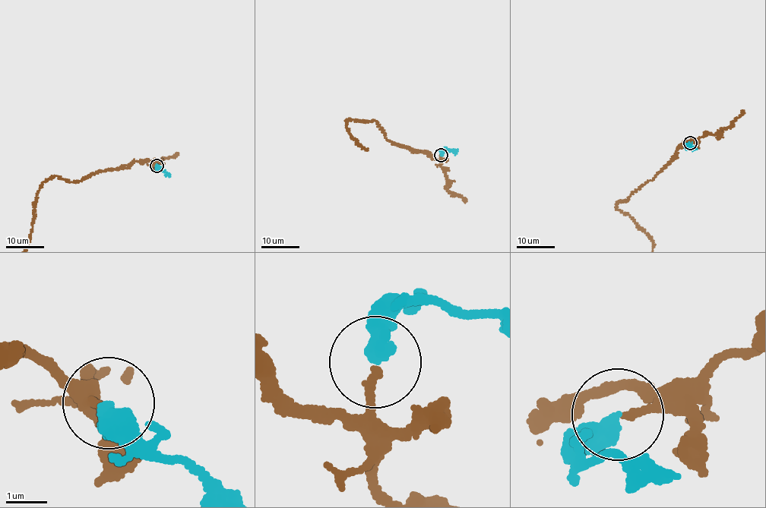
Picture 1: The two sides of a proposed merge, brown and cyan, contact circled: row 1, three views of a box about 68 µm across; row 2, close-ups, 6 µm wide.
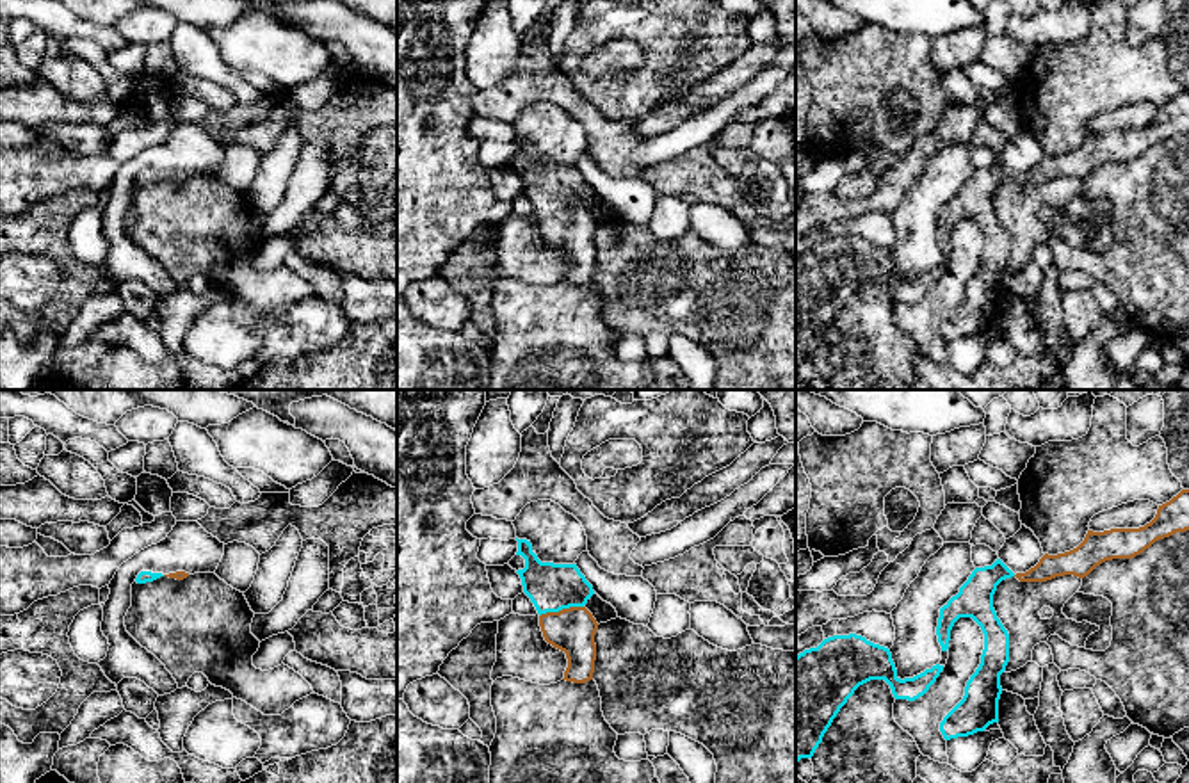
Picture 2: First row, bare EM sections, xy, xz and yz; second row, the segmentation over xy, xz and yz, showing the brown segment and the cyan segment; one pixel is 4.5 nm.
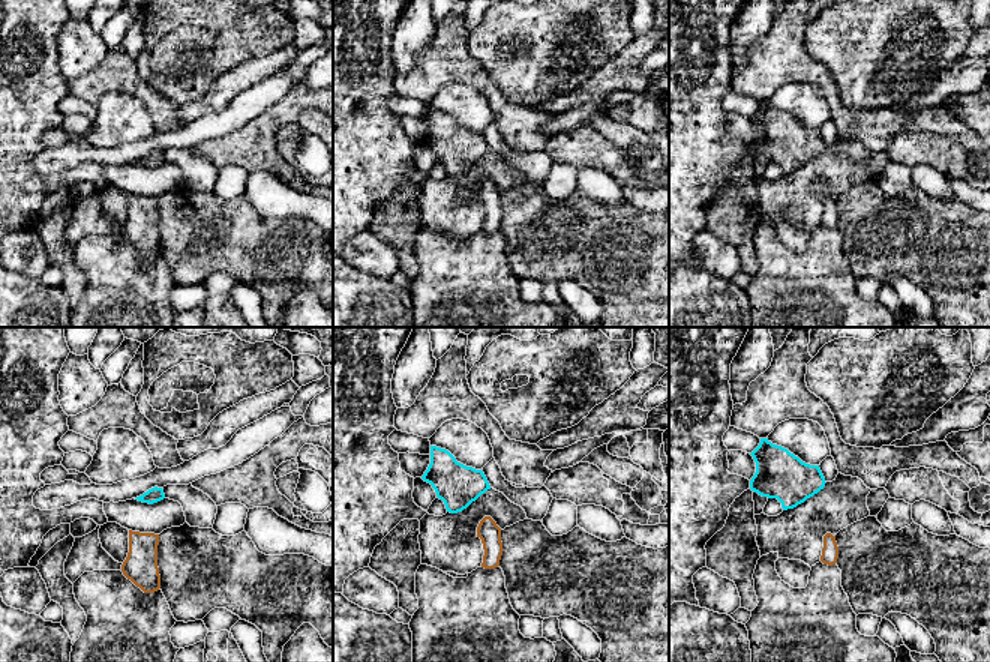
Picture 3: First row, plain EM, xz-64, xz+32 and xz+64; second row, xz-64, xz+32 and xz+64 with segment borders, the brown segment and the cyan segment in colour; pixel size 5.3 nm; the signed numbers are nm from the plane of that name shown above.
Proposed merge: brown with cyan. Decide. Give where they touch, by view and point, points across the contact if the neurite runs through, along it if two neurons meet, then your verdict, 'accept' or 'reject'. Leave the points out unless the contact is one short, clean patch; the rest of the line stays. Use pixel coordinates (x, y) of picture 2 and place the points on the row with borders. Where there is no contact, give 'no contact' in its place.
contact xz (563, 609); way xz (572, 630), (563, 618), (563, 609), (559, 597), (550, 588); accept

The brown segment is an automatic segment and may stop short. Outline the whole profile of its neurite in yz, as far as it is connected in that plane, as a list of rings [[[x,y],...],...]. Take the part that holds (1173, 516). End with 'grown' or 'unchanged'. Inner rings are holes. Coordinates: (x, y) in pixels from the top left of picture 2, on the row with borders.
[[[1189,489],[1159,505],[1155,518],[1145,527],[1088,530],[1077,548],[1057,555],[1045,553],[1034,568],[1015,577],[1020,582],[1047,582],[1064,575],[1084,578],[1105,561],[1132,559],[1155,541],[1185,530],[1189,530]]]; unchanged

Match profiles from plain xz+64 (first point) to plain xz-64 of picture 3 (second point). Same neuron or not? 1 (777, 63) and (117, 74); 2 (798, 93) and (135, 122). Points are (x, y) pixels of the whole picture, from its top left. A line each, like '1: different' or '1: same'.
1: same
2: same

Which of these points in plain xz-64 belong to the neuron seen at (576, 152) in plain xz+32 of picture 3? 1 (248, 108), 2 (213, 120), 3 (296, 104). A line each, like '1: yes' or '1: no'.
1: no
2: no
3: yes

